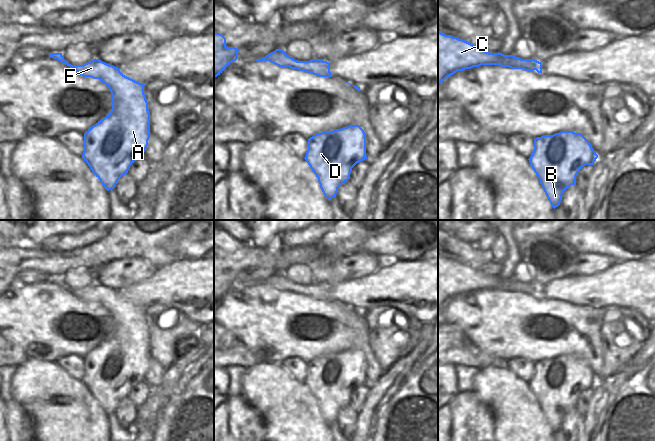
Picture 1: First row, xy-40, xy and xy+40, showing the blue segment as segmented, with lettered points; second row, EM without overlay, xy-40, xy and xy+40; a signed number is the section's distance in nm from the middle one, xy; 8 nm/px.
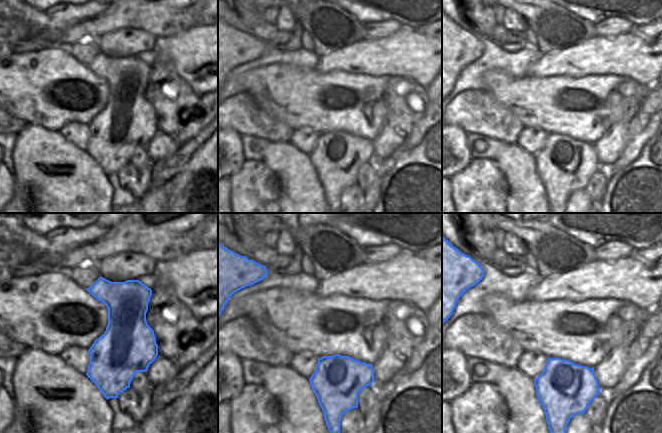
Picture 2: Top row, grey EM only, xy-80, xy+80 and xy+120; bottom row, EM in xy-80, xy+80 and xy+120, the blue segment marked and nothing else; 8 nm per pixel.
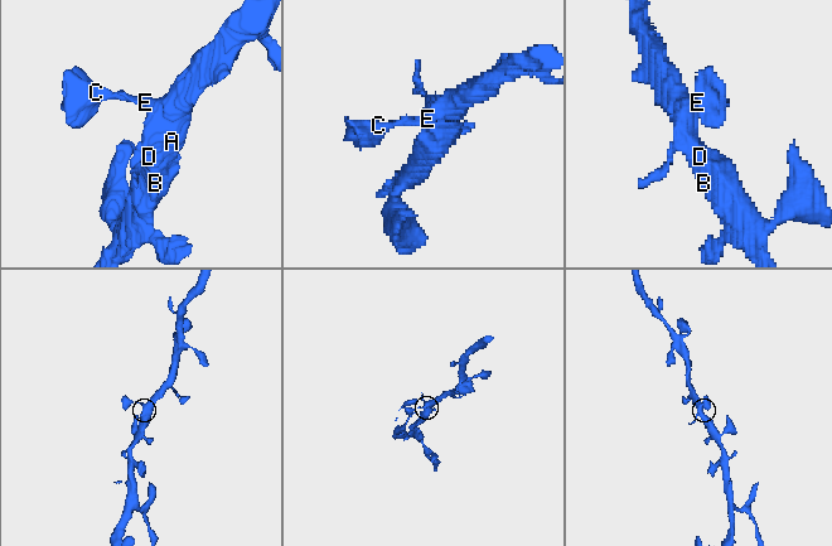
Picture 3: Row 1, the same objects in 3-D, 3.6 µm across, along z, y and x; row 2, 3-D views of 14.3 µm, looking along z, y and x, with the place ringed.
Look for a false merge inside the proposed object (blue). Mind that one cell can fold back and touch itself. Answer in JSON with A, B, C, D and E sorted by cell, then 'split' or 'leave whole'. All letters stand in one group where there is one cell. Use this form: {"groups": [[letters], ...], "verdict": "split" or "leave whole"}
{"groups": [["A", "B", "C", "D", "E"]], "verdict": "leave whole"}

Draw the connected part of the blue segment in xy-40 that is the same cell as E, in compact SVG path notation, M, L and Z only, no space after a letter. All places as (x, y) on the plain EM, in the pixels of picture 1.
M50 277L49 281L69 290L83 301L99 303L108 310L112 318L112 334L84 357L82 382L107 415L114 413L118 404L128 397L130 390L137 383L144 381L148 370L151 357L150 336L144 318L145 307L139 307L123 299L118 291L96 282L83 289L71 289L62 277Z

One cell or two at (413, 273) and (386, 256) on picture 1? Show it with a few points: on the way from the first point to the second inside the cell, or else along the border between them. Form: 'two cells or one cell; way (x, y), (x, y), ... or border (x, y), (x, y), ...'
two cells; border (416, 260), (391, 260), (381, 266)

